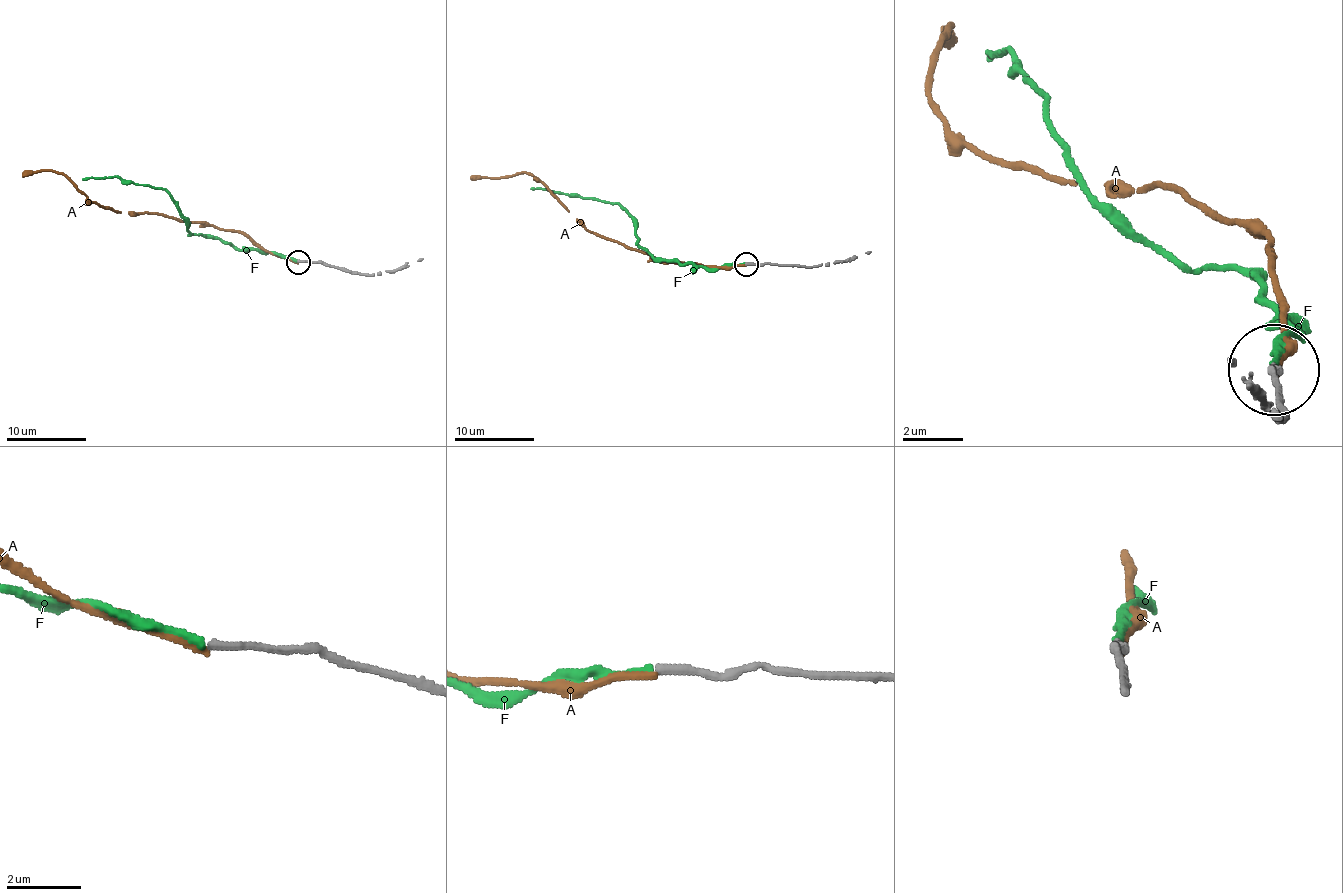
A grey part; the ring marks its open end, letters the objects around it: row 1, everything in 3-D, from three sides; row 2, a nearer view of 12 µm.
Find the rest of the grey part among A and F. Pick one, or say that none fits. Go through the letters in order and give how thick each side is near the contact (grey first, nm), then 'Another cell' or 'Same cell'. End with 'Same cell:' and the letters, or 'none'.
A: Thickness 240 nm (grey) against 200 nm. Another cell
F: Thickness 240 nm (grey) against 190 nm. Same cell
Same cell: F

